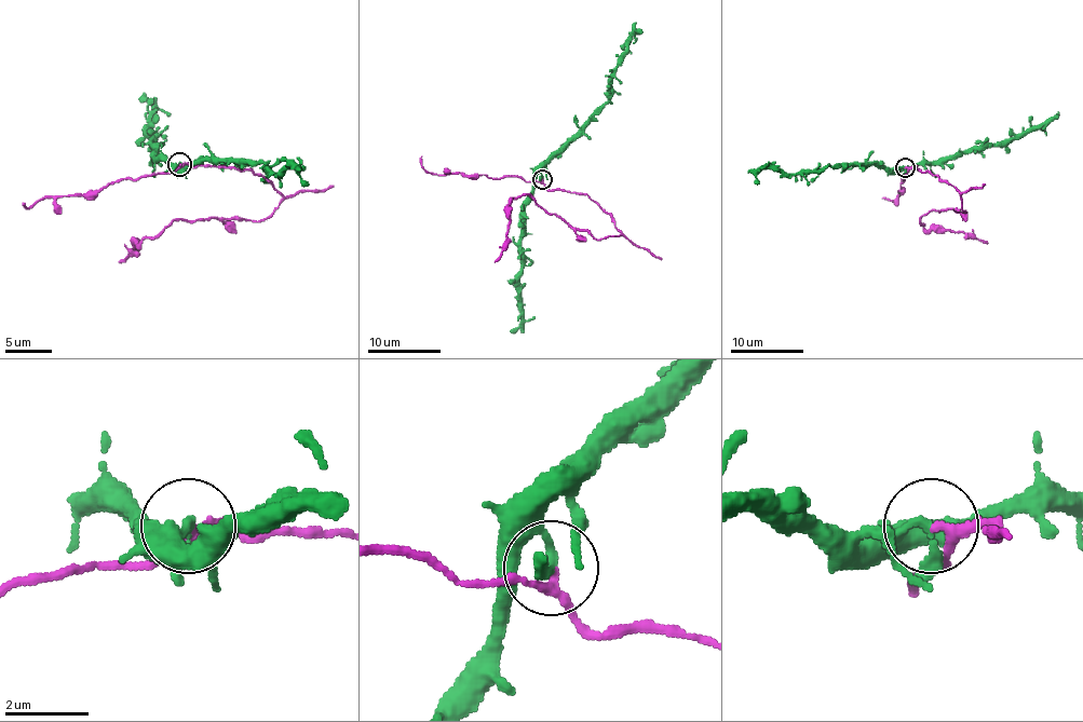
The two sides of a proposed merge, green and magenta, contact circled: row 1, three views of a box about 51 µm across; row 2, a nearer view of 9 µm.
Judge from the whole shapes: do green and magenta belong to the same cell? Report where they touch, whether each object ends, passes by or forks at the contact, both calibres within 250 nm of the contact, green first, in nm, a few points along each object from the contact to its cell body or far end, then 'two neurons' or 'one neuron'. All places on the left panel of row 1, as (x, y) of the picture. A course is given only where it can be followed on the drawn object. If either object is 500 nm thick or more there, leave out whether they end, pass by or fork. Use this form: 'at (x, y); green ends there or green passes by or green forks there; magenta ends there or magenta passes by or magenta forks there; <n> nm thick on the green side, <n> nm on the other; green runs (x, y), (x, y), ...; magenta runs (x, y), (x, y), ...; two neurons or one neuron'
at (179, 164); green passes by; magenta passes by; 170 nm thick on the green side, 200 nm on the other; green runs (179, 165), (204, 160), (252, 160), (270, 172), (280, 172), (287, 165), (308, 186); magenta runs (179, 165), (252, 169), (282, 198), (268, 216), (249, 221), (172, 221), (118, 261); two neurons

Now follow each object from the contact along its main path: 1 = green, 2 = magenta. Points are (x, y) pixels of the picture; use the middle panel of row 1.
1: (541, 179), (540, 168), (607, 99), (612, 70), (625, 50), (625, 39), (634, 30), (641, 33)
2: (541, 179), (549, 190), (582, 192), (622, 232), (596, 240), (523, 194), (509, 201), (506, 247), (493, 261)

